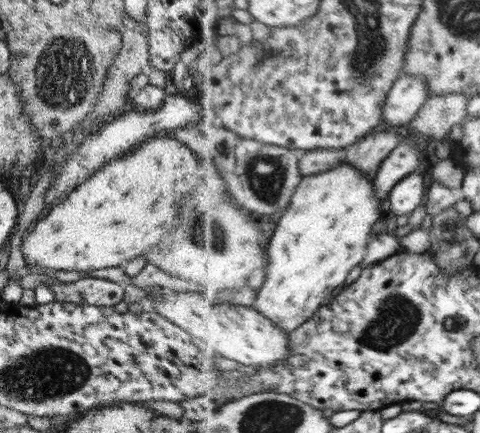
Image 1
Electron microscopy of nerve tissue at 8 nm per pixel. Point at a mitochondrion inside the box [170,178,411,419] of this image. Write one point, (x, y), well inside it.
(208, 237)

